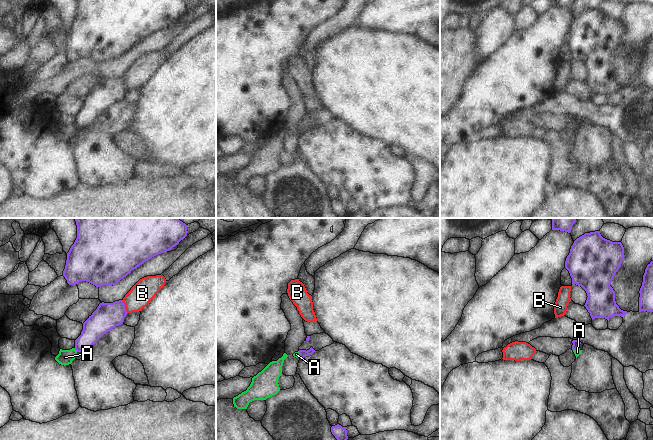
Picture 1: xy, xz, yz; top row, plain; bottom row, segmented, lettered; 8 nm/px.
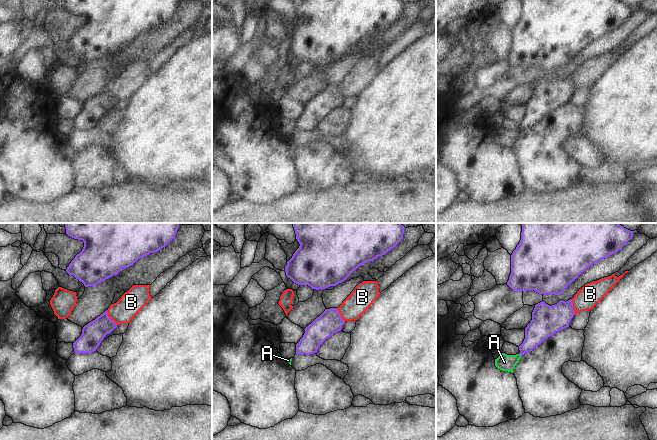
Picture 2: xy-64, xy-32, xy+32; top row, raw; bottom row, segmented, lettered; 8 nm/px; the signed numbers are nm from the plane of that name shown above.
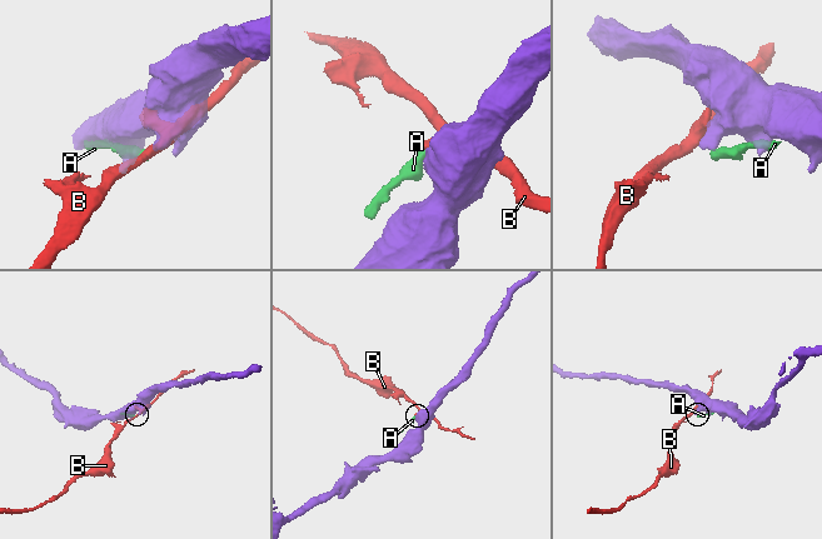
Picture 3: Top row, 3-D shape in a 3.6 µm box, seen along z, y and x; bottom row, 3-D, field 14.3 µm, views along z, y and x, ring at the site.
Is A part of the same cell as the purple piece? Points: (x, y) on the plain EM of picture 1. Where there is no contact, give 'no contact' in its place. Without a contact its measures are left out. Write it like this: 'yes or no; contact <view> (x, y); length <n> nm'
no; contact xy (76, 126); length 40 nm

